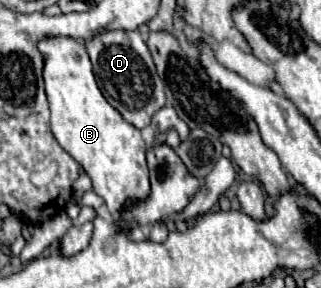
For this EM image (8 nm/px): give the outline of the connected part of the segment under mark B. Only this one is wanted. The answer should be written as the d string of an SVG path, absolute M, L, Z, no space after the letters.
M47 36L39 40L37 44L39 52L43 54L43 80L45 80L45 92L51 108L51 132L59 146L69 152L89 174L93 180L93 190L105 200L109 212L115 220L119 220L119 208L127 200L141 200L147 198L149 190L149 174L147 174L147 162L145 162L145 142L141 138L141 132L123 120L123 116L103 98L101 90L97 88L91 60L87 56L85 44L71 36Z

